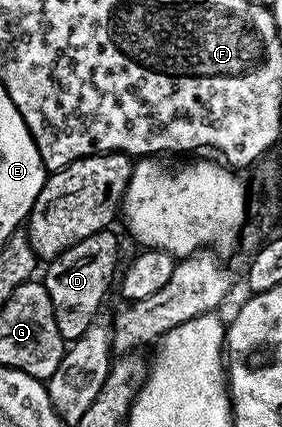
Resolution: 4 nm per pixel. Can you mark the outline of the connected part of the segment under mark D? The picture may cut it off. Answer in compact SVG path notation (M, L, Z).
M109 229L99 231L90 237L86 237L86 241L78 241L78 245L70 245L70 249L66 249L66 253L62 253L56 259L51 260L47 264L48 267L42 276L42 282L46 293L50 293L50 305L54 305L54 321L58 321L58 333L62 333L62 337L66 341L75 341L82 337L82 333L86 333L86 329L90 329L90 325L97 322L100 306L104 303L104 298L108 295L108 290L113 290L116 275L116 262L120 259L120 239L115 235L115 230Z

